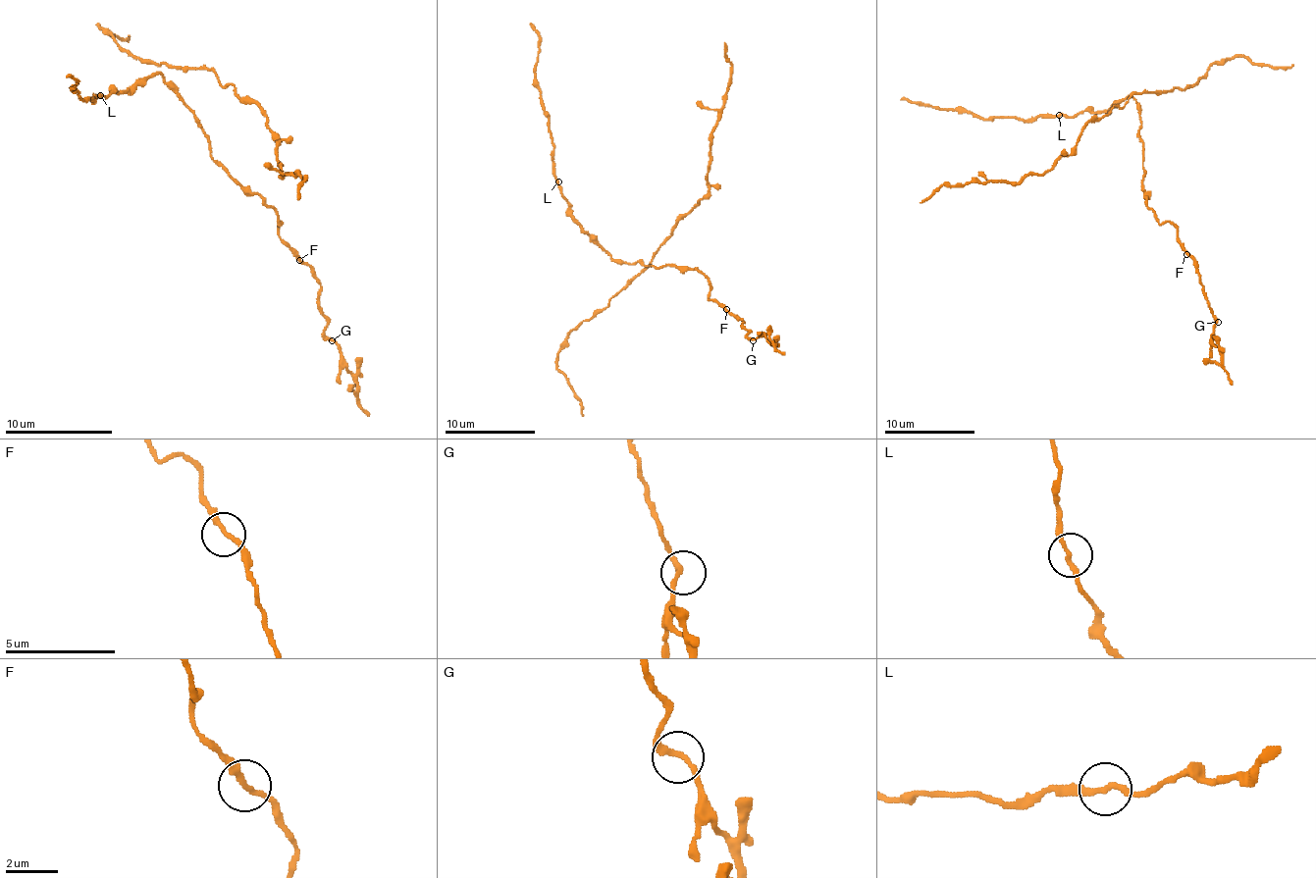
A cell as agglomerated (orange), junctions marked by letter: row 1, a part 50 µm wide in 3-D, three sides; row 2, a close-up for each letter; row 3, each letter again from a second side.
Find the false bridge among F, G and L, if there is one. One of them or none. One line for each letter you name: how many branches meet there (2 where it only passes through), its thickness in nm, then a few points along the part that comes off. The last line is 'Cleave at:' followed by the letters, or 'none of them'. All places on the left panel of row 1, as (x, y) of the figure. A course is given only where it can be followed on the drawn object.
Cleave at: none of them

